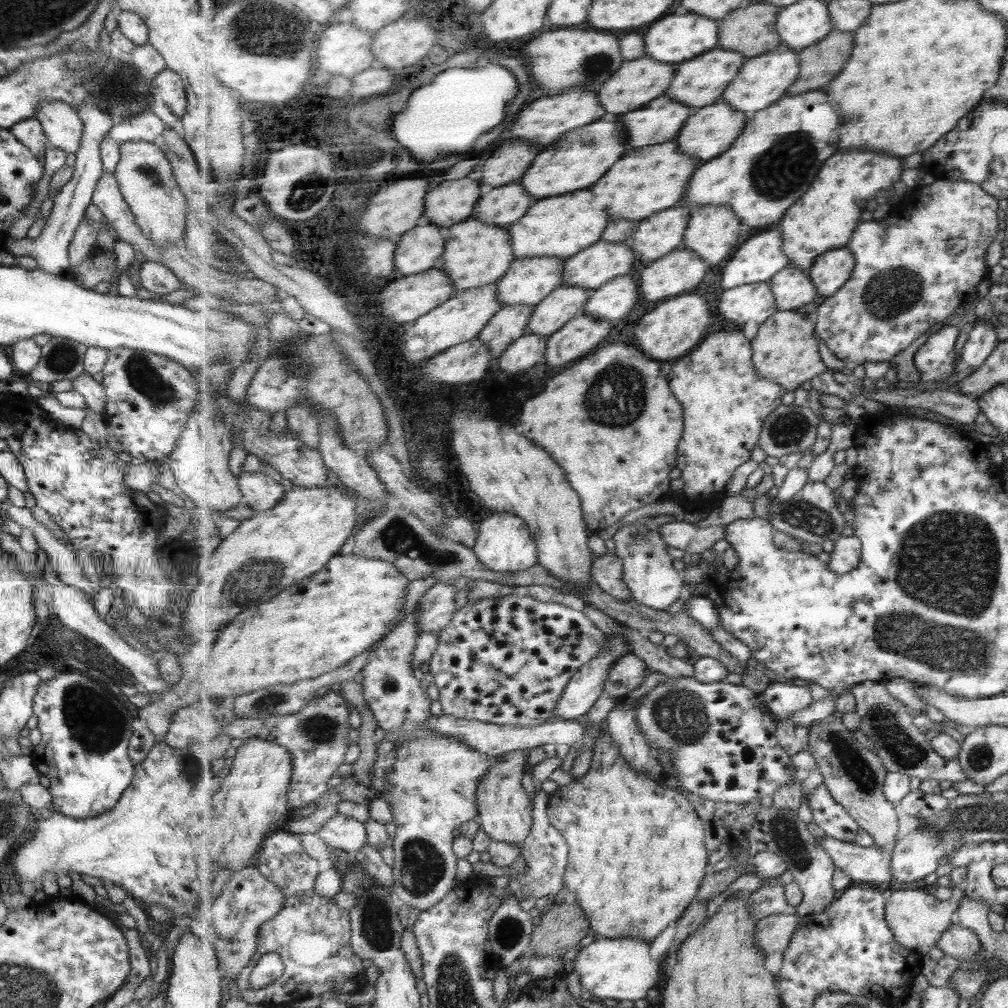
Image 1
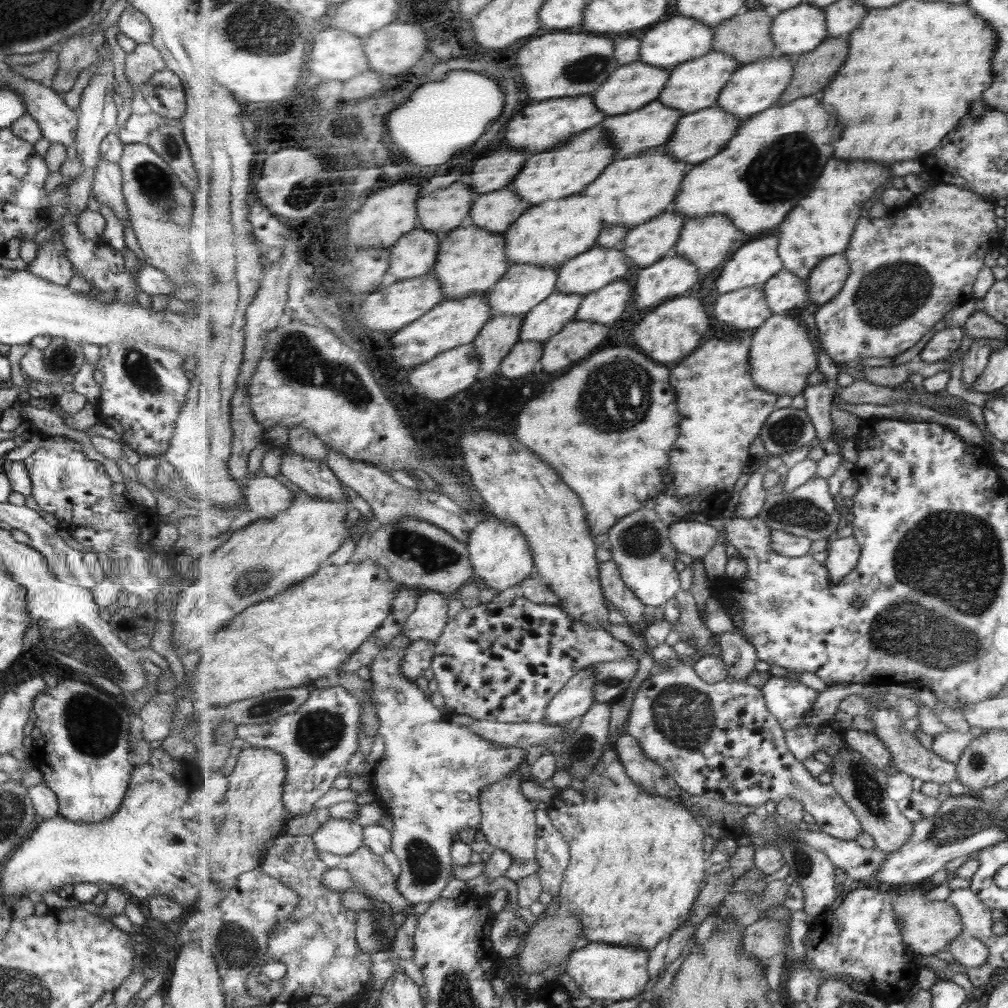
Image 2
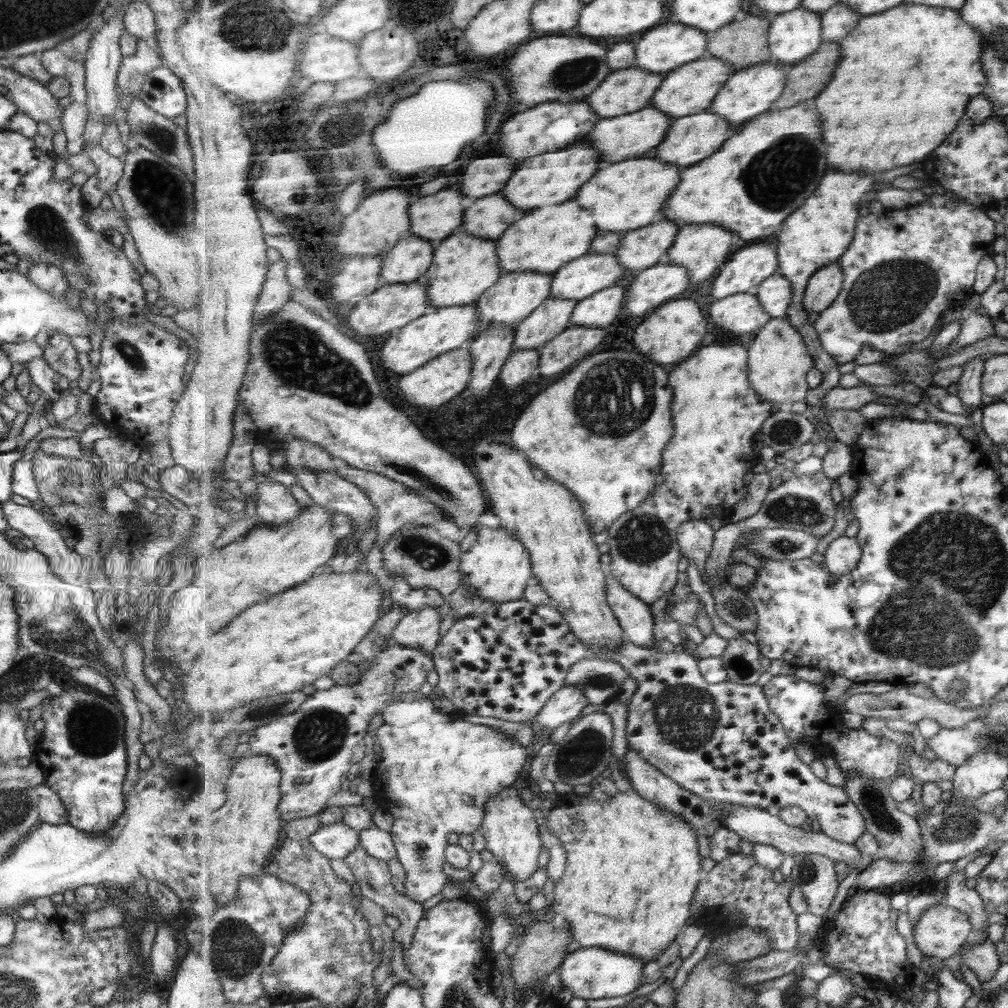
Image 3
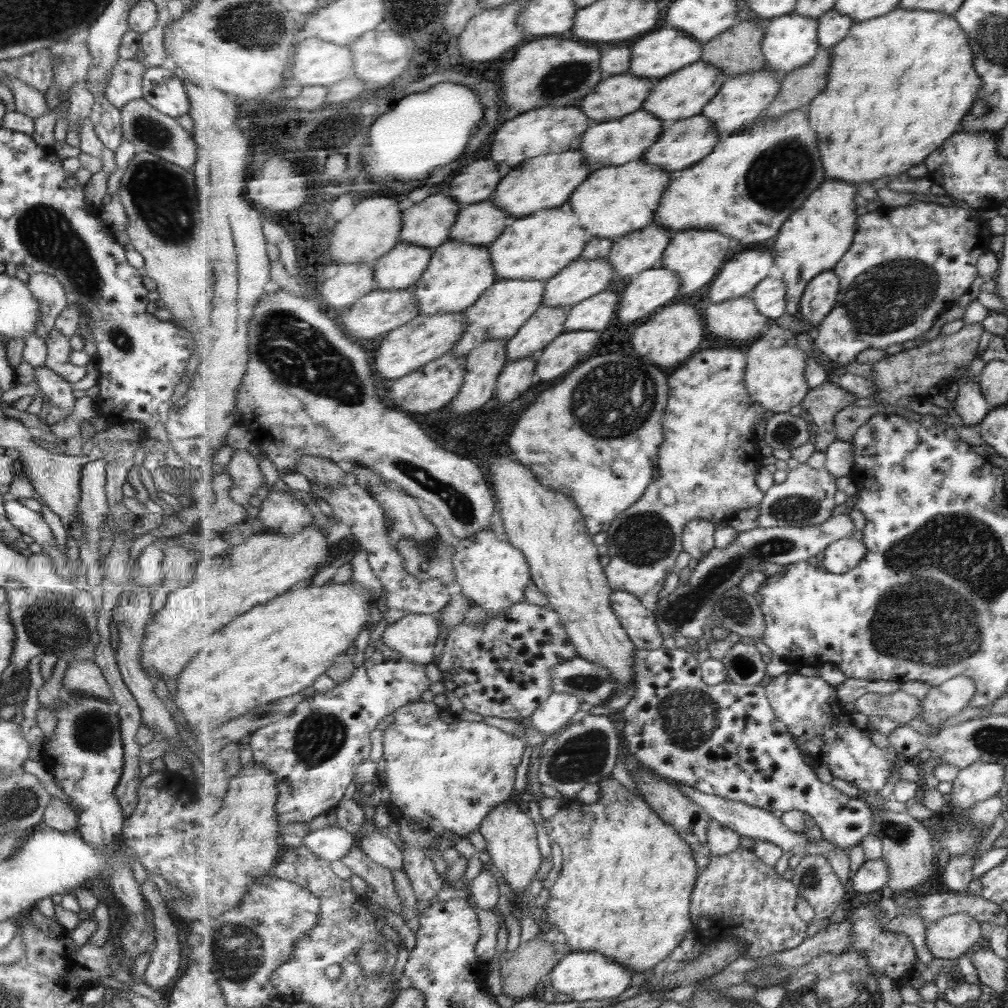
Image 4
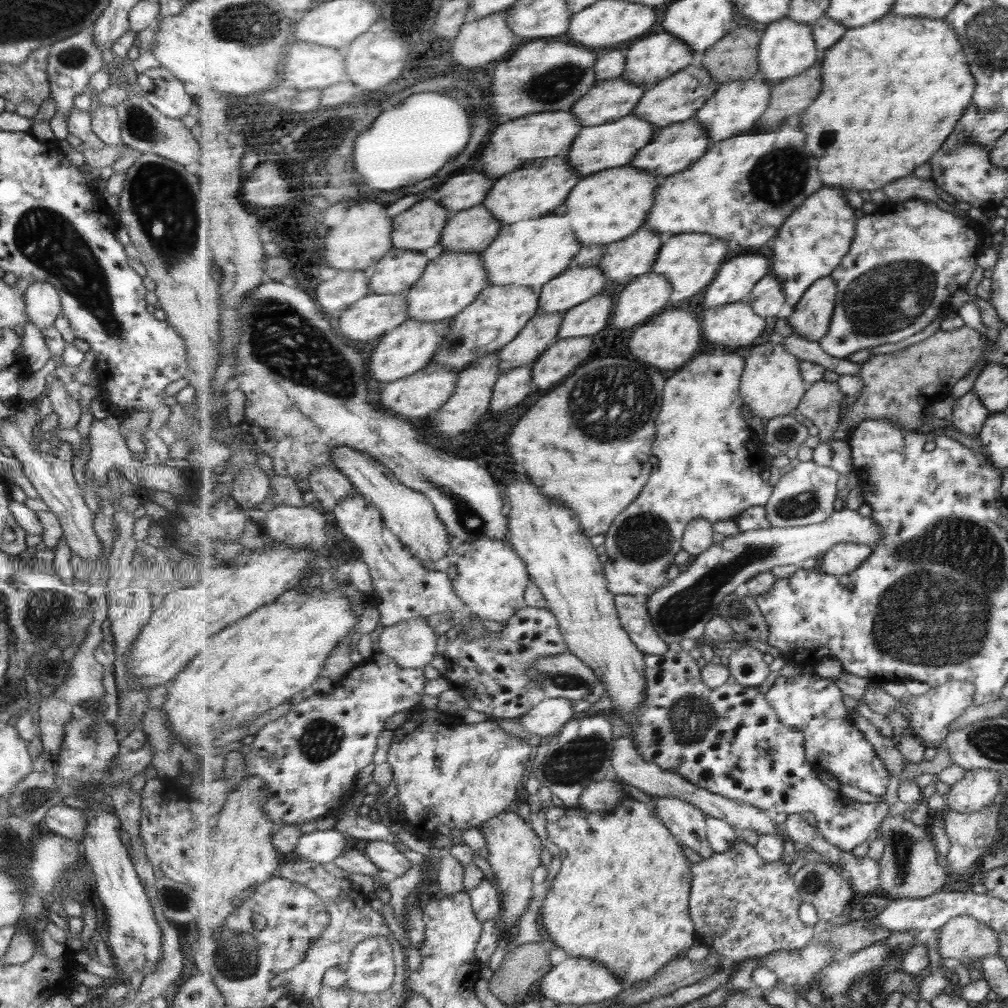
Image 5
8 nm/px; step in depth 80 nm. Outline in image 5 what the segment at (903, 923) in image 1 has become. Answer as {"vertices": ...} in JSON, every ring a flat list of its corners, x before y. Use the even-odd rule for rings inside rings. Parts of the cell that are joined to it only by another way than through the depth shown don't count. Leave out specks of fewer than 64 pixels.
{"vertices":[[970,915,957,916,941,928,939,952,943,958,999,956,997,931]]}

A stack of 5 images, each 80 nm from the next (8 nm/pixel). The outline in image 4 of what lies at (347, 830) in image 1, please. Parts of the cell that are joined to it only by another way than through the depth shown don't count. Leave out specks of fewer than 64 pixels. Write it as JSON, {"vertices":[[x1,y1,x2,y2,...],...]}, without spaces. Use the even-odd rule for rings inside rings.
{"vertices":[[337,824,312,831,306,837,305,844,320,858,330,862,342,861,356,846,356,835]]}

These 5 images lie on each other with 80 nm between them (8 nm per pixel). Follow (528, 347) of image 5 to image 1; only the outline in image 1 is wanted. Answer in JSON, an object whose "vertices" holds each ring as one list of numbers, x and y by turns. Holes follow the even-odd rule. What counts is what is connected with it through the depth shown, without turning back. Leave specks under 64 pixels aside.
{"vertices":[[563,283,546,300,536,305,535,314,533,314,531,324,529,324,528,333,549,337,556,334,556,332,564,328,564,325,568,325,573,318,585,313,585,308,587,308,588,301,591,300,593,293,594,290,588,287]]}

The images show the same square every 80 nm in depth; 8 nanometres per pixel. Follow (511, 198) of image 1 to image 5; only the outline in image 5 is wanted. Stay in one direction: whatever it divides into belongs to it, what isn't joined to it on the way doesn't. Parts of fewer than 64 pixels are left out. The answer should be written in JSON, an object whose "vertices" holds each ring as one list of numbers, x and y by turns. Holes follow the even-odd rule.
{"vertices":[[480,205,468,210,461,210,450,215,447,228,444,229,444,251,453,253,483,253,500,236,503,222,486,206]]}

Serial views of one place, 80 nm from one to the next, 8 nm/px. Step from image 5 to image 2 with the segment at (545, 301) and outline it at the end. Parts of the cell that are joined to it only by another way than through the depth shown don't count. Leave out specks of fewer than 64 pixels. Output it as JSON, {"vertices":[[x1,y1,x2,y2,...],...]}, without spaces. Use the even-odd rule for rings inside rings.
{"vertices":[[597,244,594,249,571,258,560,267,557,291,588,296,628,276,631,266,631,260,623,250]]}

